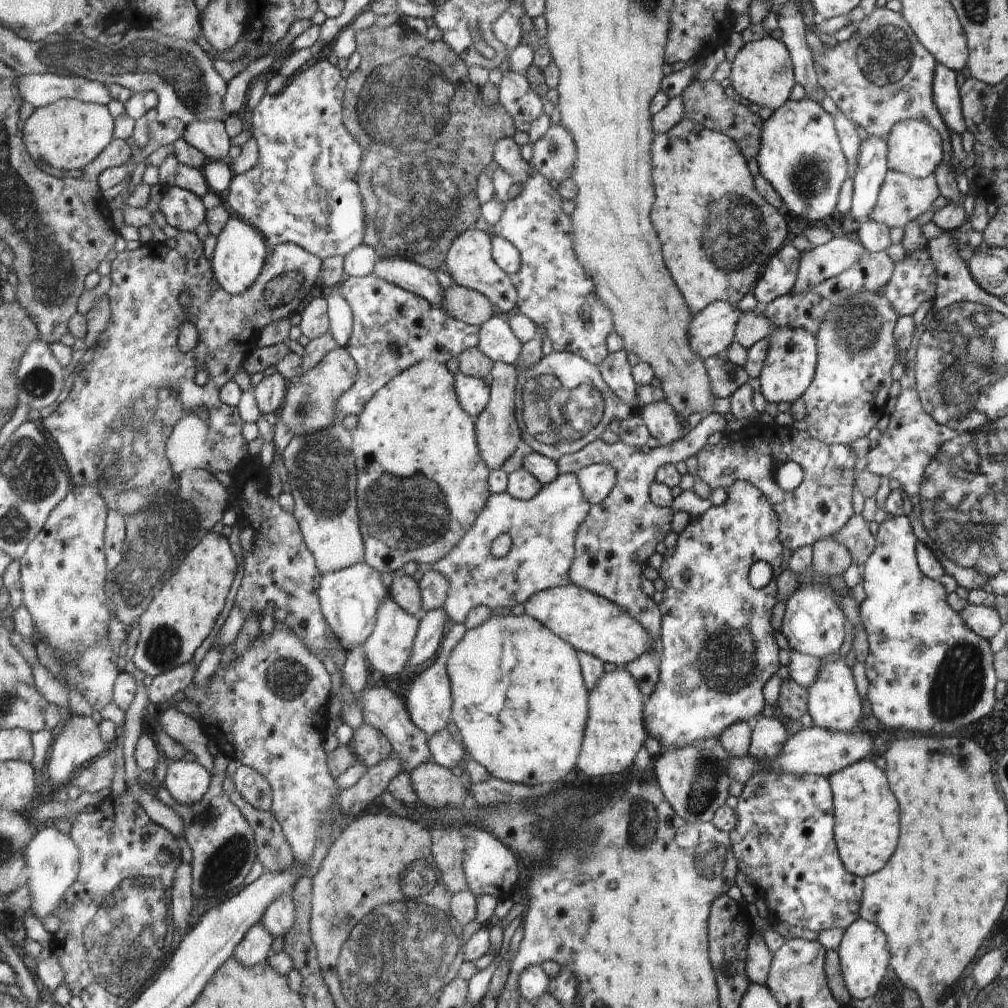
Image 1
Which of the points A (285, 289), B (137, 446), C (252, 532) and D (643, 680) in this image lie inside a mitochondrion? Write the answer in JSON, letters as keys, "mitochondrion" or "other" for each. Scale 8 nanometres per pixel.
{"A":"mitochondrion","B":"mitochondrion","C":"other","D":"other"}

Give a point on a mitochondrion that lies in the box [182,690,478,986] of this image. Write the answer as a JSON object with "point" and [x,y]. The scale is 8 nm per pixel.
{"point":[224,863]}

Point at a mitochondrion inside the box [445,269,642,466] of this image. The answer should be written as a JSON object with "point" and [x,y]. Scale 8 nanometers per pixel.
{"point":[559,410]}

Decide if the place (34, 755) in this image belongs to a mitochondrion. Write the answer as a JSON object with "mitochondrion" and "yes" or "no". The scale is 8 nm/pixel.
{"mitochondrion":"no"}

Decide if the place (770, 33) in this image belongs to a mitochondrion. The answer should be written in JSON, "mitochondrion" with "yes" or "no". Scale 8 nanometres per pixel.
{"mitochondrion":"no"}

